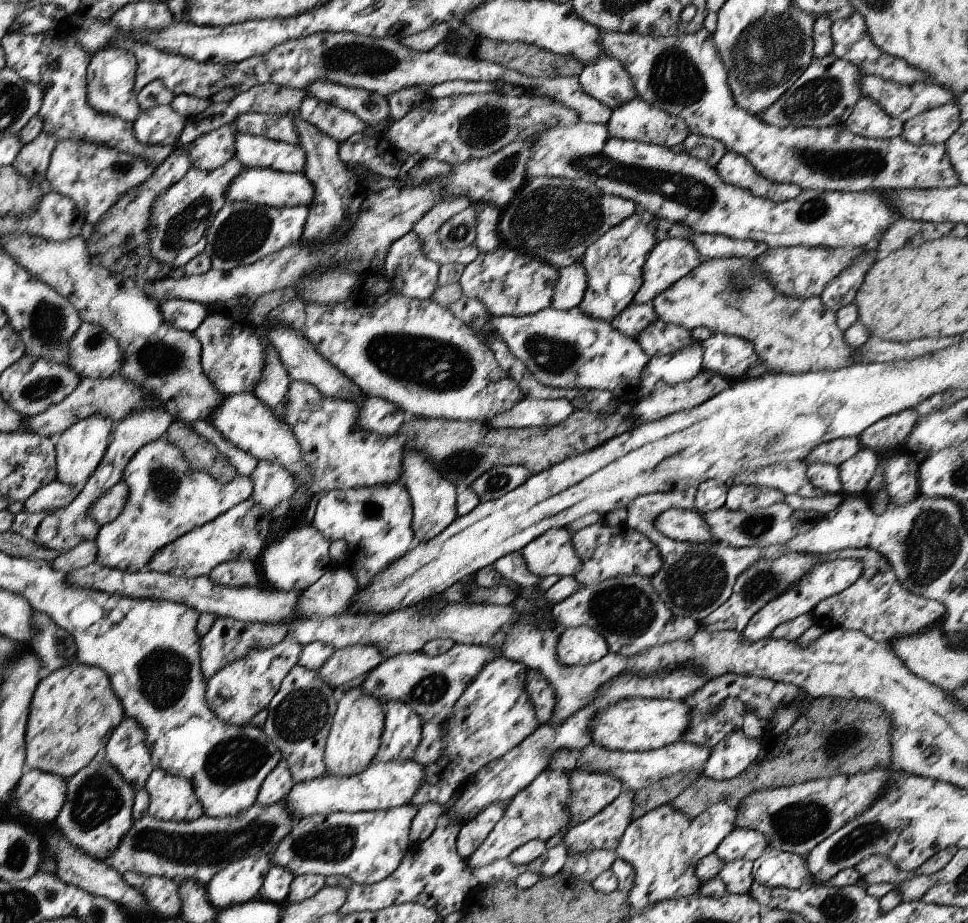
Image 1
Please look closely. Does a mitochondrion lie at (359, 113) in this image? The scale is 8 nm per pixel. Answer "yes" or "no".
no

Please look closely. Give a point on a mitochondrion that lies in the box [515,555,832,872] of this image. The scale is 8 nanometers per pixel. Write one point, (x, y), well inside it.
(629, 611)

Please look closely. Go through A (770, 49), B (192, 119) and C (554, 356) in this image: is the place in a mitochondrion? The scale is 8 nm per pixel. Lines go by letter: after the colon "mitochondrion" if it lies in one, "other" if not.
A: mitochondrion
B: other
C: mitochondrion

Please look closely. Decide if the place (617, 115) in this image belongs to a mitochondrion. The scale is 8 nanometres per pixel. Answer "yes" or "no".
no

